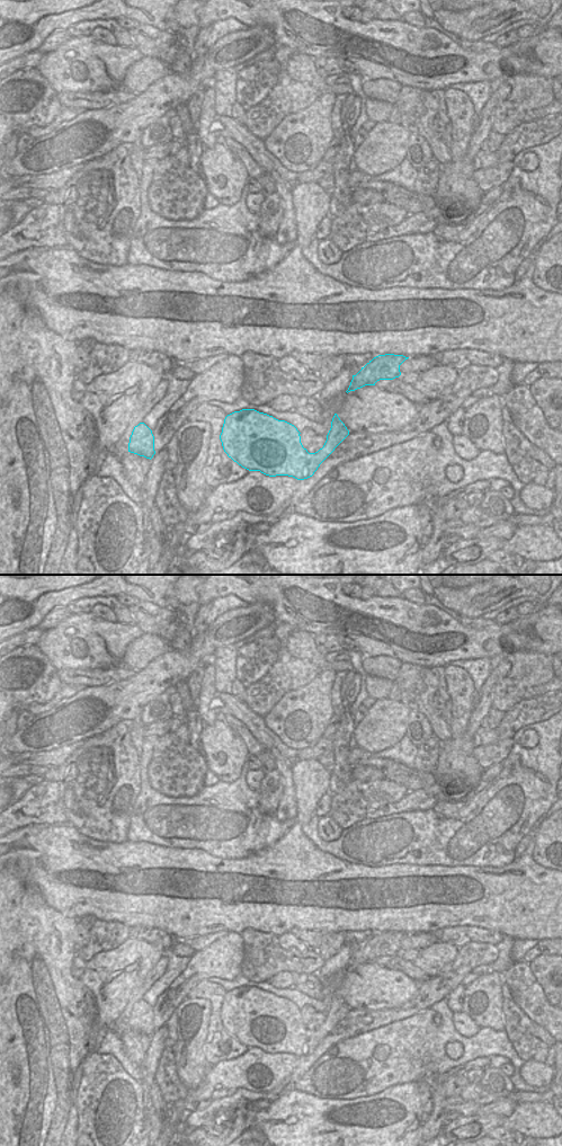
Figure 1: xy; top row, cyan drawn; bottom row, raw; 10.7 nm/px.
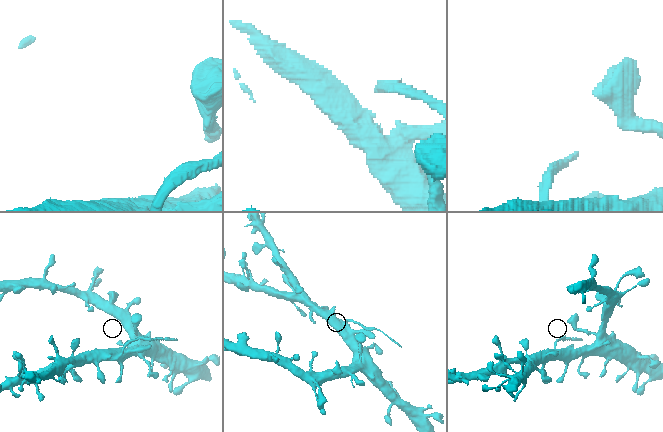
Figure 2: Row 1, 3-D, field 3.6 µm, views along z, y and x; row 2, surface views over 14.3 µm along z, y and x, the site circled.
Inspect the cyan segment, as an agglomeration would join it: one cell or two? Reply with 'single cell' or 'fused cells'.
fused cells

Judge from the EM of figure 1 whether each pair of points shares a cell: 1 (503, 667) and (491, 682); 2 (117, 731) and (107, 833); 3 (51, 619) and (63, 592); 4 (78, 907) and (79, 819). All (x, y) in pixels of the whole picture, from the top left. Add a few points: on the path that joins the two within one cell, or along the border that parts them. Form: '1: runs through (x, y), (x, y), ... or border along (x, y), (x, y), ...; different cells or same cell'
1: runs through (501, 671), (494, 678); same cell
2: runs through (124, 756), (124, 793), (118, 808); same cell
3: border along (67, 605), (54, 607), (36, 625); different cells
4: border along (70, 822), (79, 832), (104, 842); different cells

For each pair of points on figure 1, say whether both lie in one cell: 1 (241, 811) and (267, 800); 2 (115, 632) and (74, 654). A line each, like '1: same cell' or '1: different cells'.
1: different cells
2: same cell

